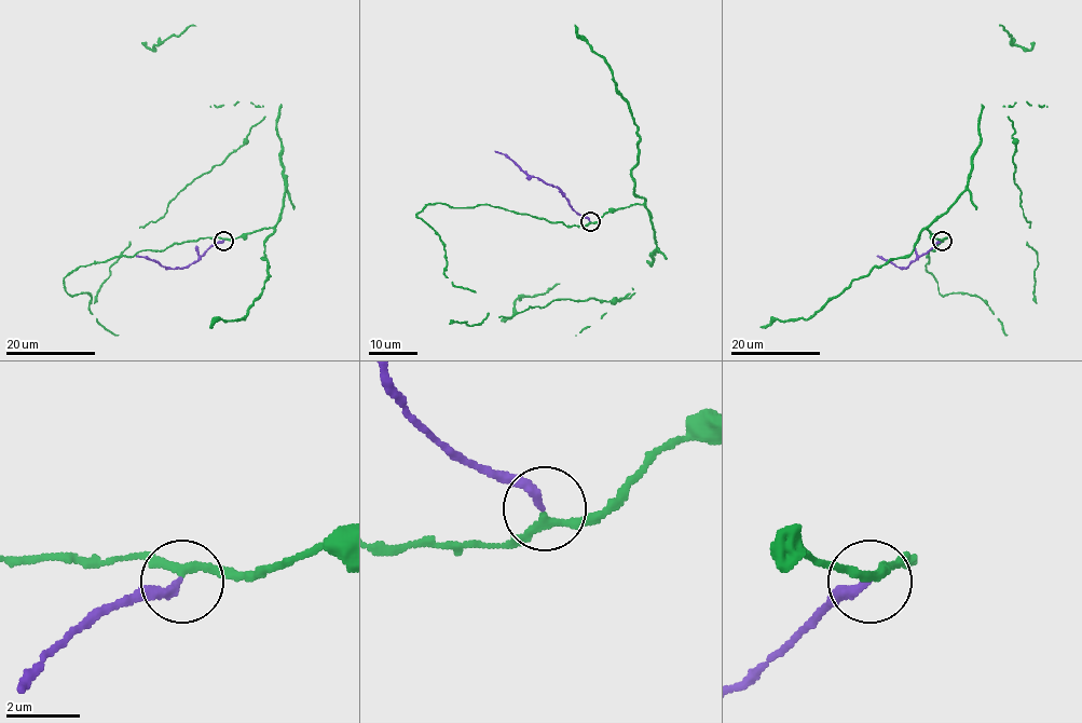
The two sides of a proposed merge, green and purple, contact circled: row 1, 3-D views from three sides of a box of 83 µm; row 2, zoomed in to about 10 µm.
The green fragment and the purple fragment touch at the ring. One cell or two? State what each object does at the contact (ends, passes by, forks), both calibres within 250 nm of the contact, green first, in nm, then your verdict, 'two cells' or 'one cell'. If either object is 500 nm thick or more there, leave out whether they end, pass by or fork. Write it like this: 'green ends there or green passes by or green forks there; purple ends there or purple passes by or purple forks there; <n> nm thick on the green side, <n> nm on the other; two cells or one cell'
green passes by; purple ends there; 190 nm thick on the green side, 240 nm on the other; one cell

